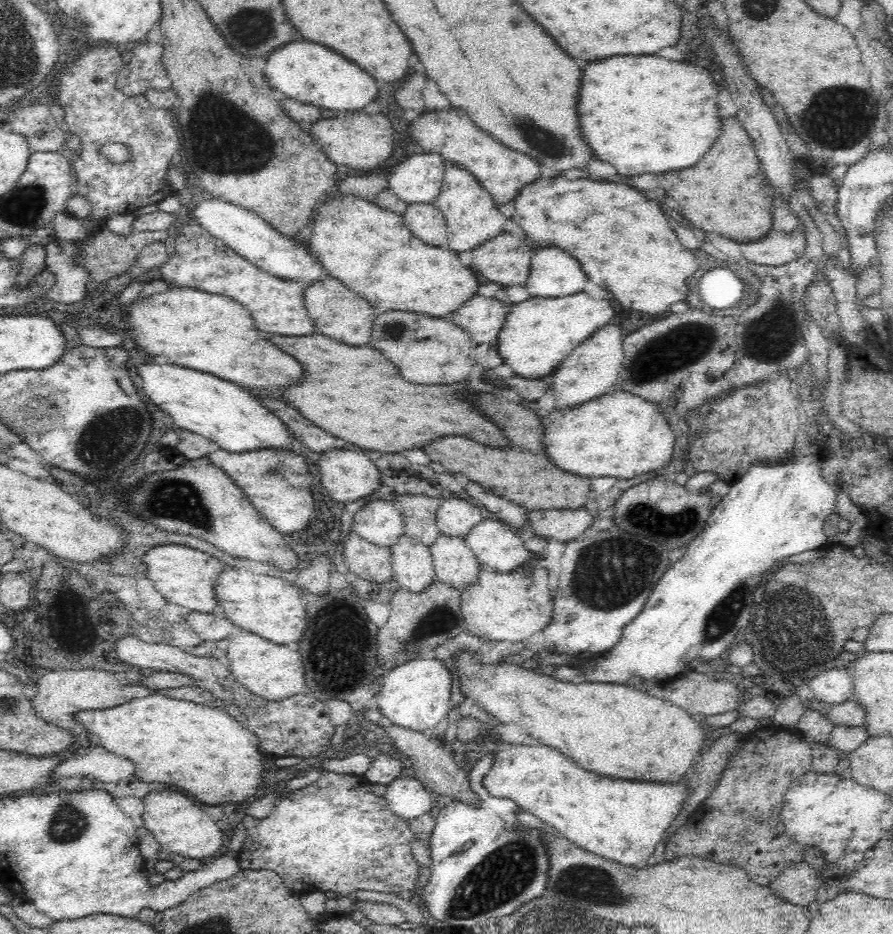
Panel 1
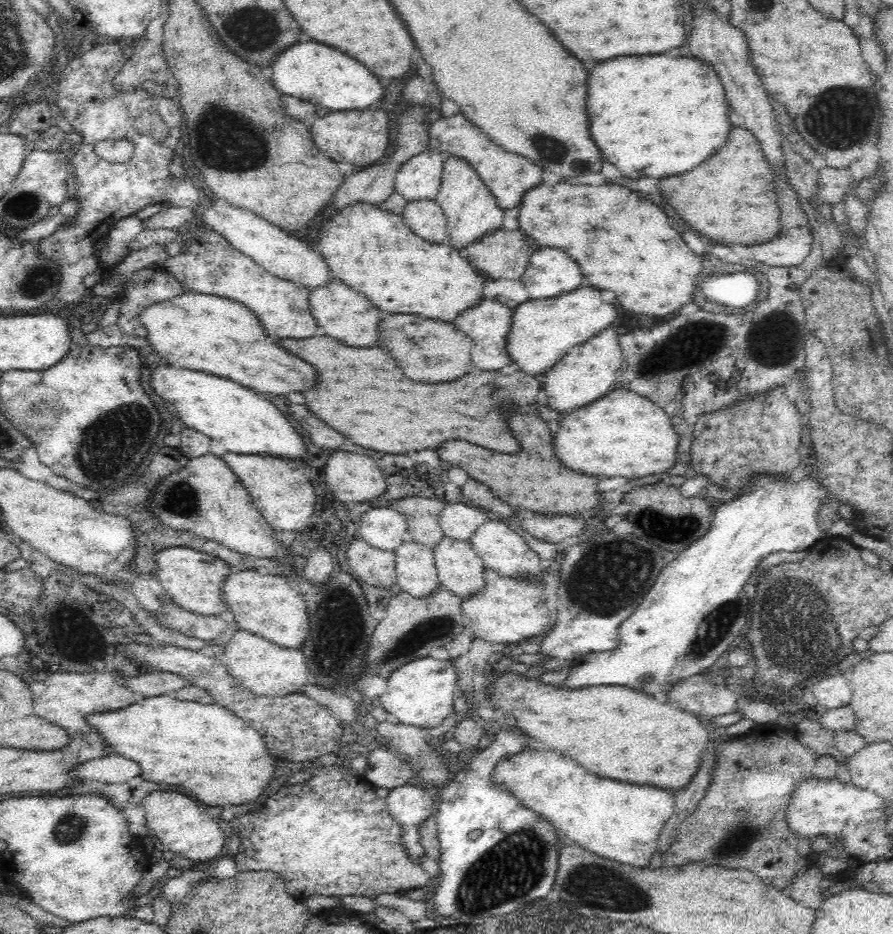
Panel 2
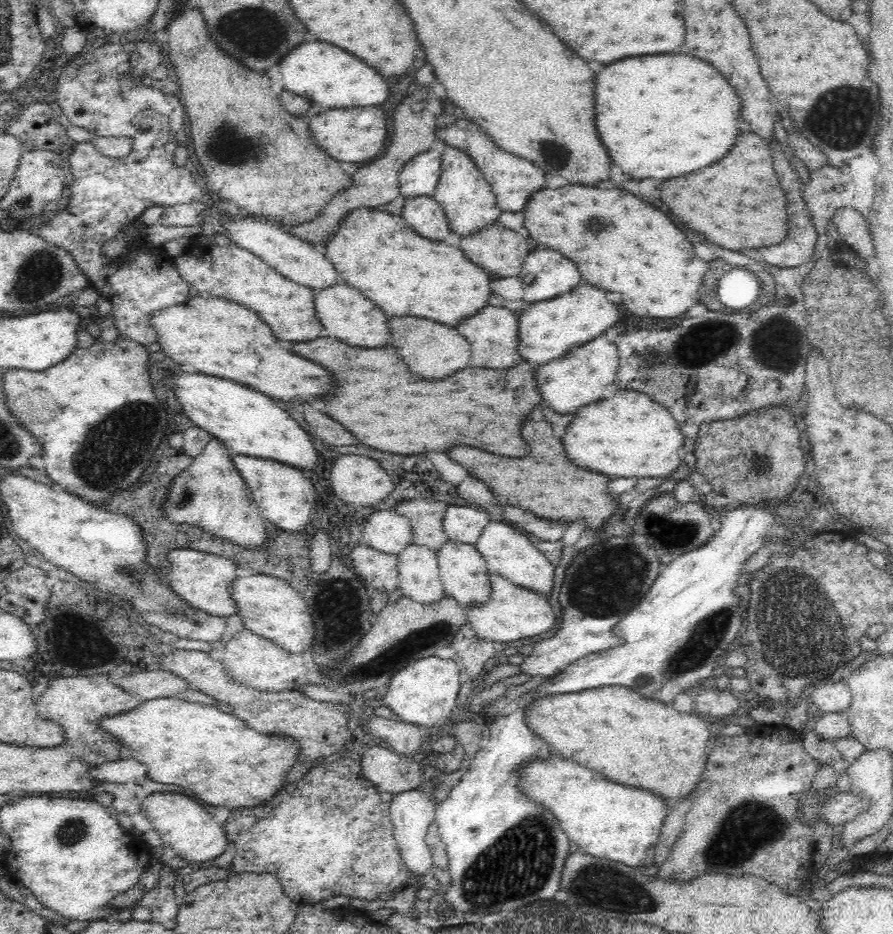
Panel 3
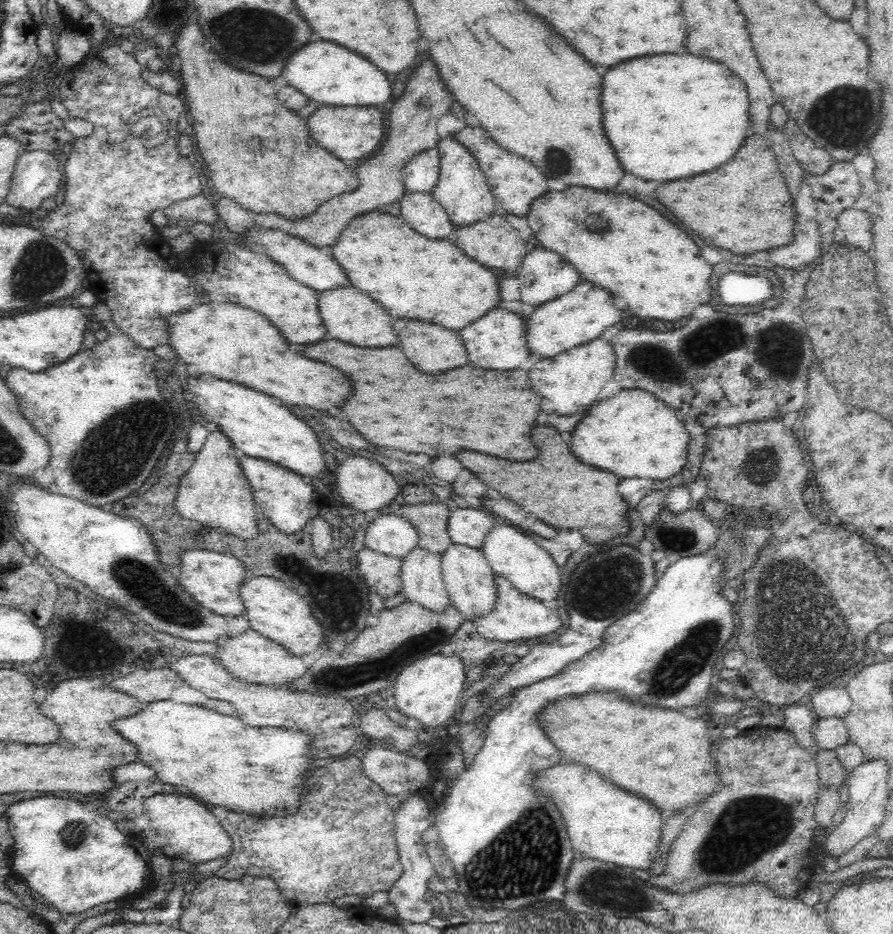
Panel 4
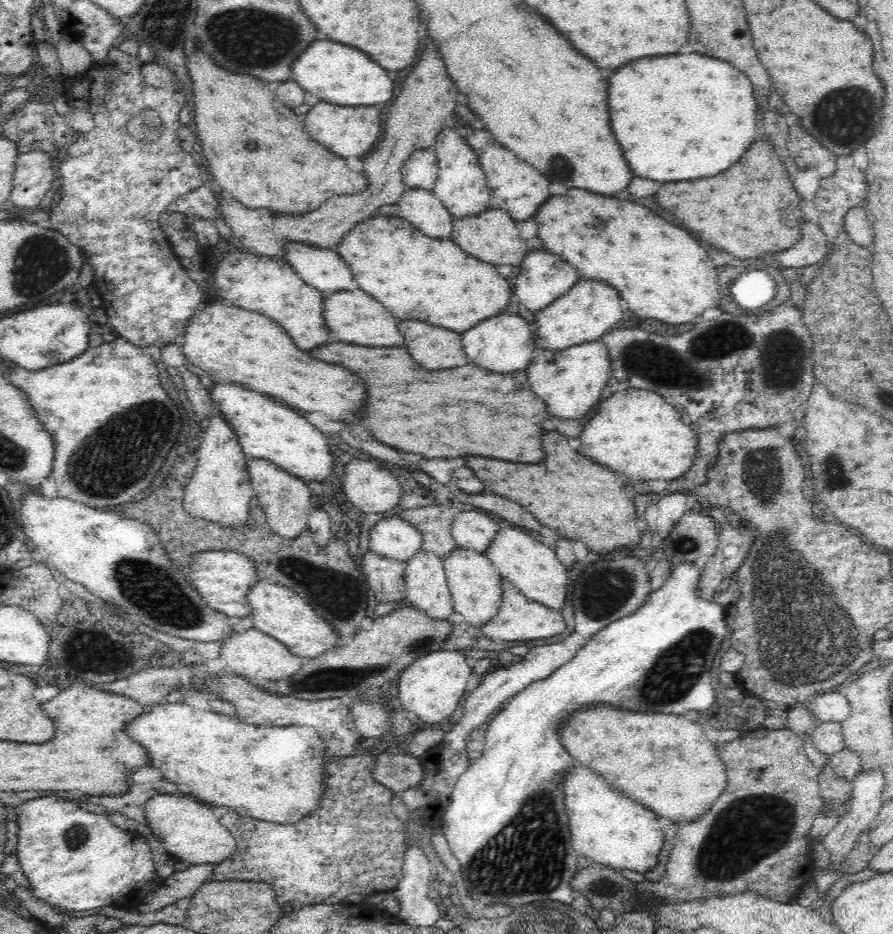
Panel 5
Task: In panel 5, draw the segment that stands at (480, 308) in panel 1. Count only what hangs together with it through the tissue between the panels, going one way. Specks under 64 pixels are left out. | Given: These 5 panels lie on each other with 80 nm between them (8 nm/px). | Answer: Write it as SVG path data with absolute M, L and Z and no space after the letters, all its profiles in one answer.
M505 310L496 314L496 318L486 318L478 326L466 330L466 334L462 334L462 344L464 352L468 354L468 360L476 366L492 372L512 372L526 368L528 362L531 362L530 358L535 349L532 332L532 324L524 317Z

